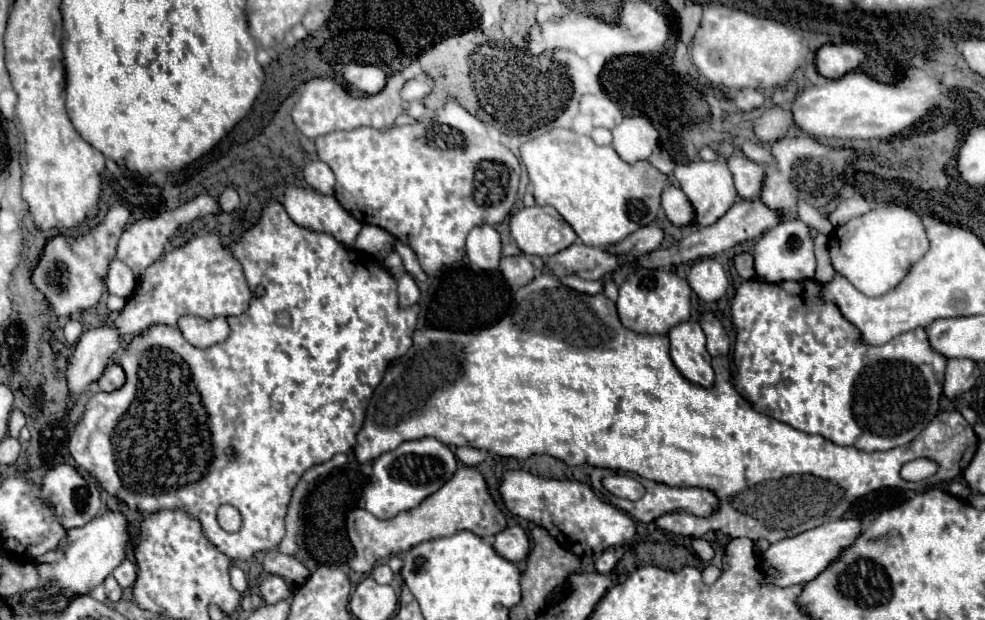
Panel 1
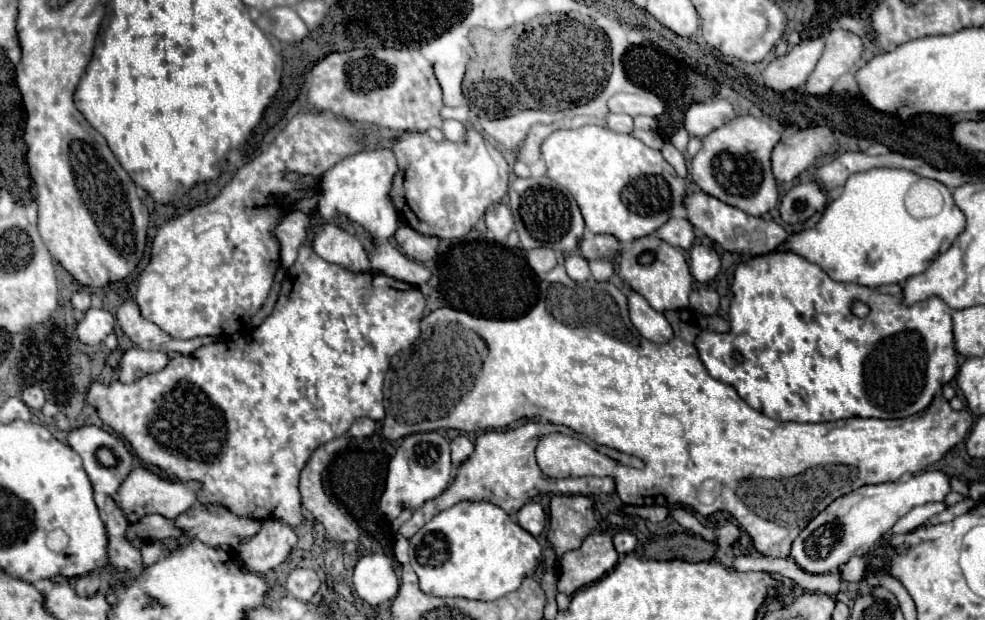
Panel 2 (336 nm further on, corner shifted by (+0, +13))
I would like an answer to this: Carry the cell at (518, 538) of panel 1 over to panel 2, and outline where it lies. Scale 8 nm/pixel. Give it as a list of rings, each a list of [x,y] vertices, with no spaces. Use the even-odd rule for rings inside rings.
[[[526,503],[518,513],[516,513],[516,523],[526,529],[528,533],[532,533],[534,537],[538,537],[544,529],[546,523],[546,515],[544,509],[538,503]]]

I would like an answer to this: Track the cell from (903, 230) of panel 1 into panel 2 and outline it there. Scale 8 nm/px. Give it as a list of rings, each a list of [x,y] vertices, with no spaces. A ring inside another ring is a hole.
[[[870,169],[852,175],[842,187],[842,195],[826,207],[822,219],[804,231],[792,233],[778,251],[792,251],[810,263],[820,265],[834,281],[878,287],[904,283],[908,277],[922,273],[936,255],[948,249],[954,237],[964,229],[964,215],[956,209],[952,193],[938,181],[924,179],[906,169]]]

